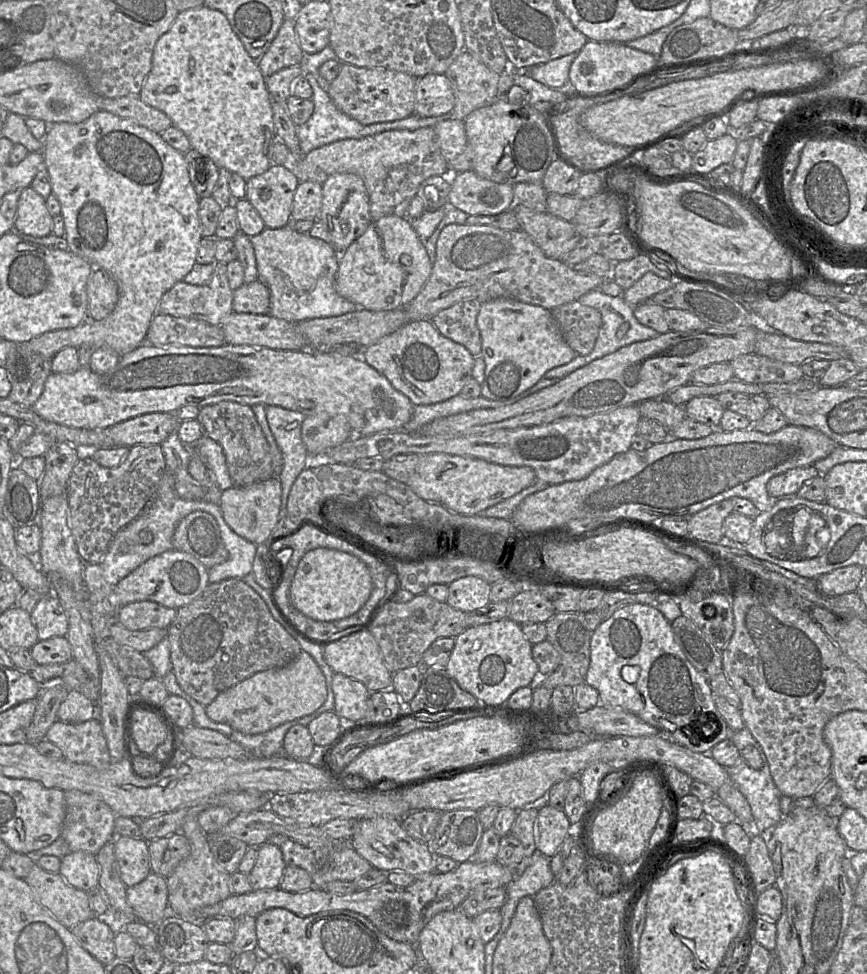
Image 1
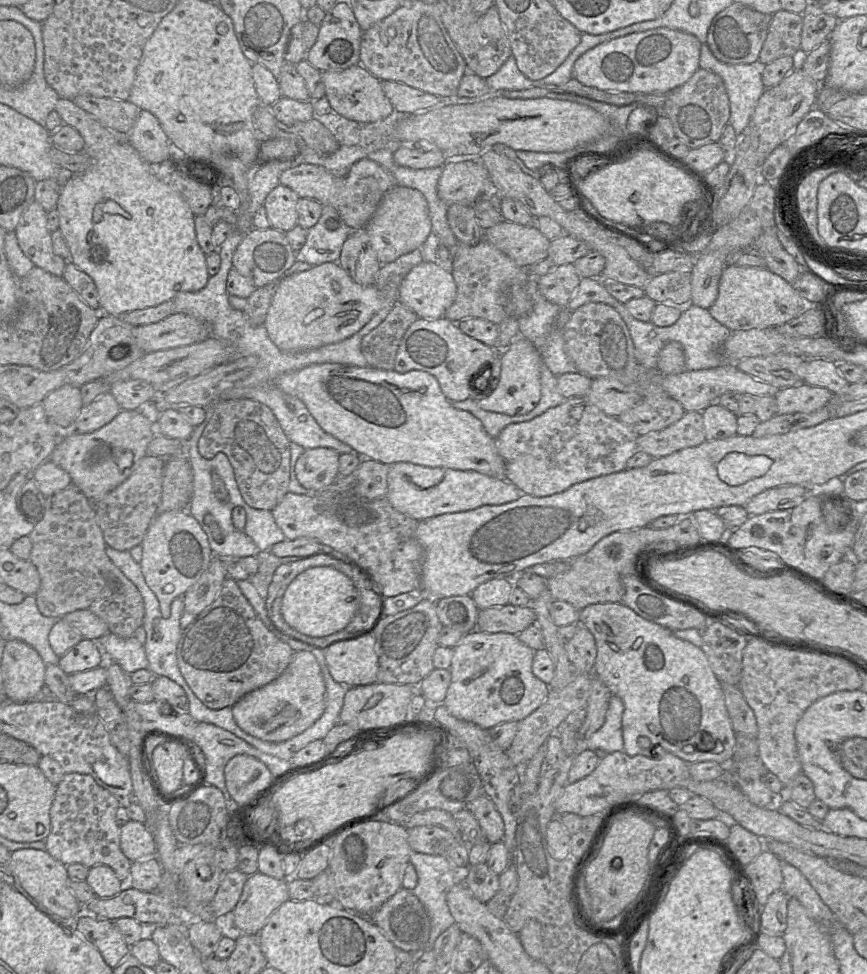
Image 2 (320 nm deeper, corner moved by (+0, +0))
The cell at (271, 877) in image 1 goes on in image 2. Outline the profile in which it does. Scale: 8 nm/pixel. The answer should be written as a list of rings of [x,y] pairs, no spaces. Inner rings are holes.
[[[256,872],[248,876],[233,909],[234,925],[240,933],[258,936],[270,915],[289,897],[287,879]]]

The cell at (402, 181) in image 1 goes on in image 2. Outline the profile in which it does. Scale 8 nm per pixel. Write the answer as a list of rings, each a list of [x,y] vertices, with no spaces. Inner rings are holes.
[[[368,158],[354,163],[344,177],[335,176],[320,165],[295,161],[281,173],[279,183],[292,189],[299,198],[309,198],[323,206],[332,206],[353,231],[364,230],[383,195],[390,188],[398,186],[389,171]]]

